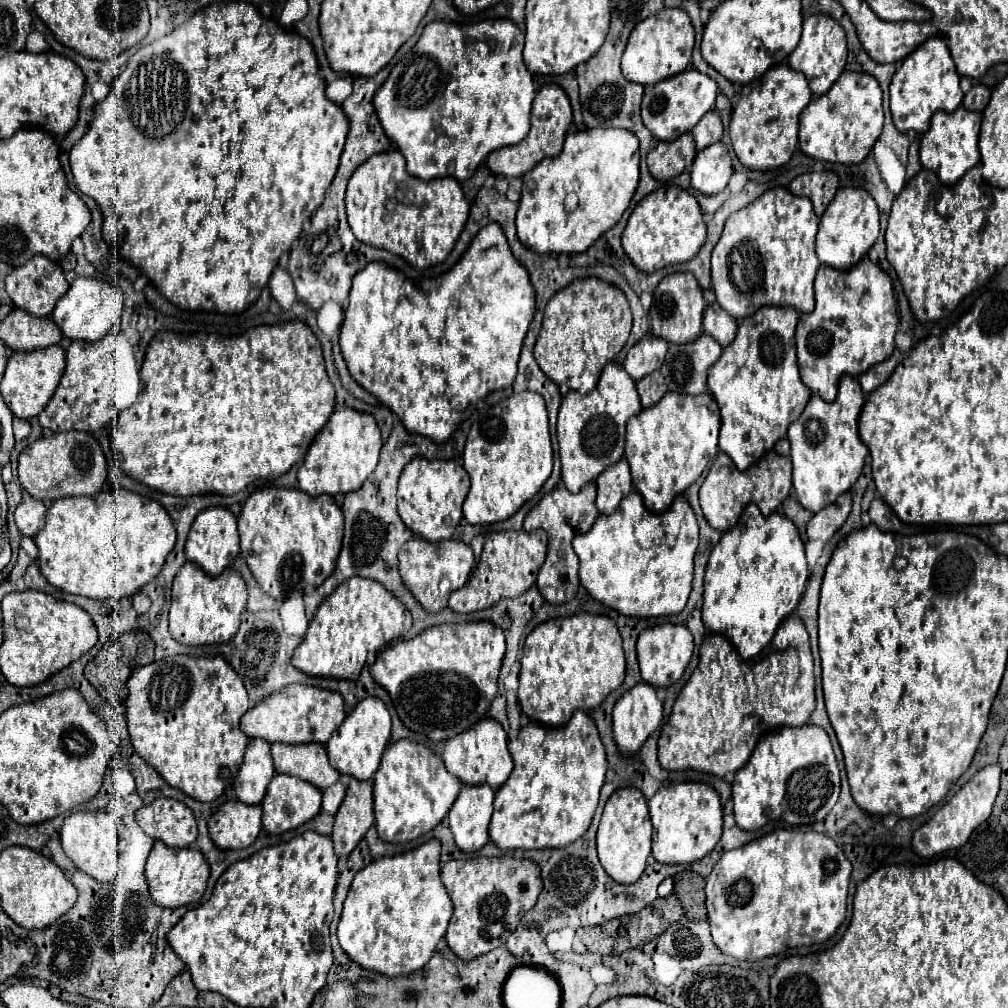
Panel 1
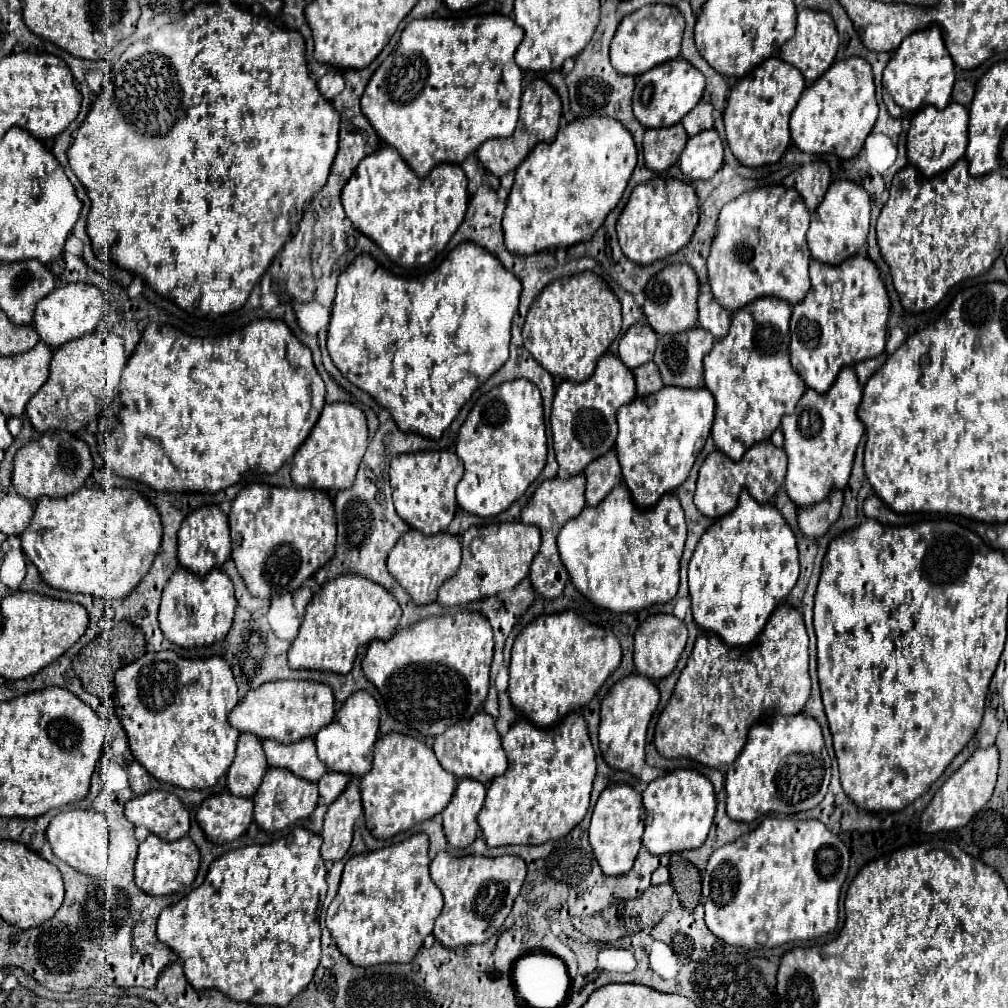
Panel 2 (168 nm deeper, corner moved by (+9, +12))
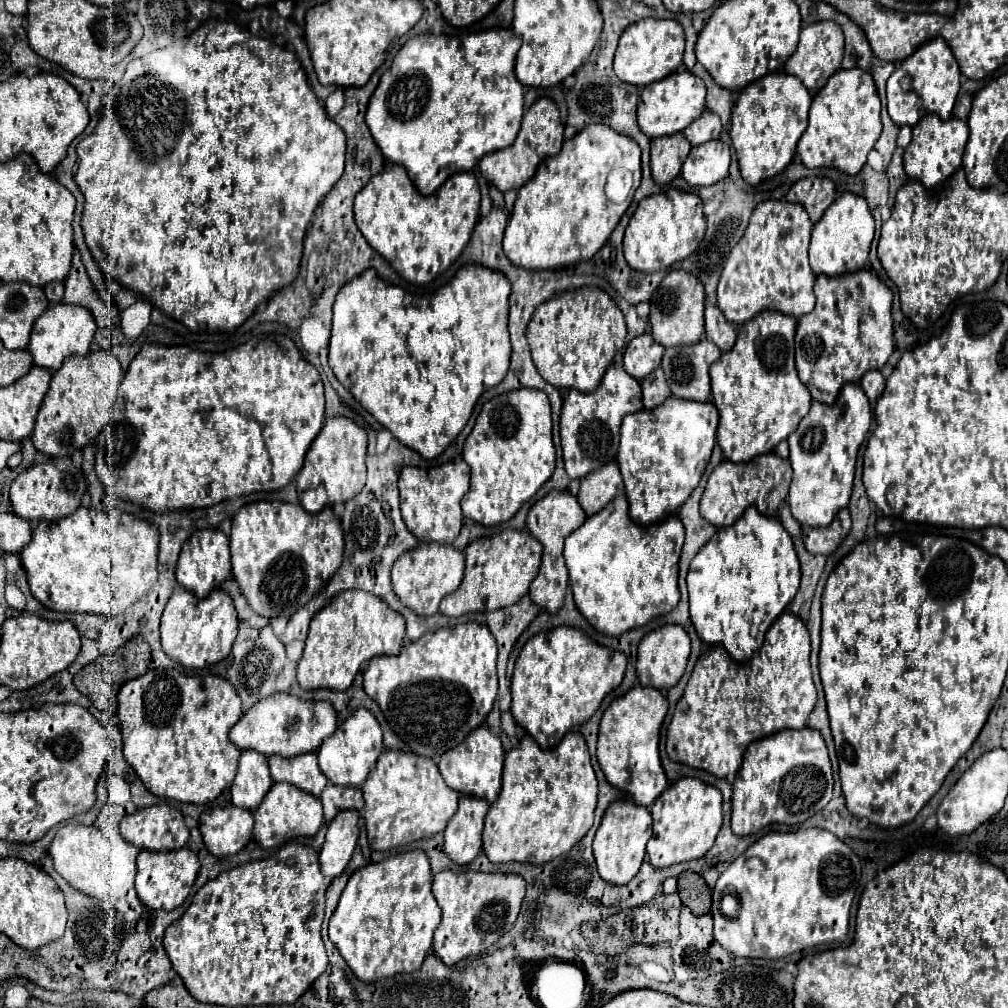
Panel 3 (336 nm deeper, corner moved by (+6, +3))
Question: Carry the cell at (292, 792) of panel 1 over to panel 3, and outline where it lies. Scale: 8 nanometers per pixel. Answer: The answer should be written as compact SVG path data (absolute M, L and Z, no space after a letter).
M279 782L273 784L259 808L253 812L255 826L253 826L253 838L263 846L263 848L277 848L293 838L301 836L315 836L317 830L323 824L323 806L319 804L317 796L311 796L307 792L301 792L293 784Z

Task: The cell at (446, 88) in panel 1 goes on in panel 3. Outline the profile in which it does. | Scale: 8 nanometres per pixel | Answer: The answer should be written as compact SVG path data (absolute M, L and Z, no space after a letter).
M487 30L461 37L421 34L405 42L397 52L389 74L381 76L369 100L365 118L373 140L387 160L407 170L411 182L423 194L433 194L455 172L473 170L489 152L509 148L519 132L524 110L525 87L519 84L513 66L521 38L513 30Z

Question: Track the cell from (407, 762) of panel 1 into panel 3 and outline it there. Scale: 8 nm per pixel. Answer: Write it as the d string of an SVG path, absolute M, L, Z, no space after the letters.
M383 750L375 762L375 768L371 770L371 776L367 776L361 790L365 798L363 818L365 818L365 828L367 828L367 840L373 850L397 848L397 846L411 844L421 838L431 838L443 832L447 822L457 812L457 800L459 800L459 794L445 784L433 760L415 756L413 752L401 752L401 750Z

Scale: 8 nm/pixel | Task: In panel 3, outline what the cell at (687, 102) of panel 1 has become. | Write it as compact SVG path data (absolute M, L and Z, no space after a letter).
M677 70L677 72L669 74L667 78L645 86L645 90L639 96L637 122L639 122L639 128L649 138L659 138L659 136L683 132L691 122L695 122L703 114L703 110L705 110L703 80L699 80L699 76L695 76L687 70Z

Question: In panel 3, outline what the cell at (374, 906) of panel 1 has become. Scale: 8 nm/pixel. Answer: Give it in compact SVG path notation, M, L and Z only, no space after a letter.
M421 850L367 864L349 878L329 920L329 938L359 980L371 982L421 968L431 948L433 930L441 922L431 882L429 858Z

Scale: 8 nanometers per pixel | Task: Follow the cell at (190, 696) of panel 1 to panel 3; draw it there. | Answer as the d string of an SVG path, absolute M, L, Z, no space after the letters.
M151 668L143 676L123 684L119 692L117 716L123 734L123 756L151 794L189 804L213 802L231 786L237 772L241 750L229 742L227 734L241 714L241 700L225 678L187 676L171 668Z

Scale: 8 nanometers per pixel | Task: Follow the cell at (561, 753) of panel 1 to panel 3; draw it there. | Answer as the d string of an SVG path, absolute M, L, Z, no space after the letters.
M569 732L559 748L541 750L531 736L525 736L521 744L507 752L503 770L503 788L499 798L491 804L485 830L483 830L483 850L493 864L505 862L531 862L545 864L565 852L569 852L593 826L593 812L597 804L597 778L591 766L587 744L579 732Z

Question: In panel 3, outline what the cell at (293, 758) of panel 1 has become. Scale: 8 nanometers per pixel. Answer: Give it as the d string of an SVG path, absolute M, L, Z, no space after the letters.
M307 752L307 754L295 756L295 758L271 756L269 768L271 768L273 782L289 782L313 796L319 796L323 792L323 788L327 786L327 778L323 776L323 772L317 766L315 752Z

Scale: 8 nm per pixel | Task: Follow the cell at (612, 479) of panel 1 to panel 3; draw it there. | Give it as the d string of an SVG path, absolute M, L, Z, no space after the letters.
M605 464L581 480L577 500L587 516L603 510L615 496L623 494L623 478L617 464Z

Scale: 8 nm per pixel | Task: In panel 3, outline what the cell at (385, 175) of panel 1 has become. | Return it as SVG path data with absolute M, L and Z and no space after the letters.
M387 164L355 198L355 222L367 242L411 284L429 284L463 252L479 220L479 186L473 172L451 176L435 194L423 196L397 164Z

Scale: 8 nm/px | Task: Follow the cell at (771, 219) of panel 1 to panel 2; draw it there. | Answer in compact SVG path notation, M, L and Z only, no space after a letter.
M784 185L758 187L726 203L718 215L718 227L708 255L708 279L714 299L730 313L766 295L784 299L790 305L800 303L810 291L810 277L808 277L810 249L806 245L808 223L810 223L810 211L806 209L804 199L800 199L798 191L792 191Z

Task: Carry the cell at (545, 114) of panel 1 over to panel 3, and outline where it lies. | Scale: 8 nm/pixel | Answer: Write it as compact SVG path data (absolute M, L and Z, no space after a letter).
M541 98L525 112L519 136L515 138L513 146L509 146L507 150L497 150L493 154L483 156L483 160L479 162L479 172L487 182L491 182L501 192L517 190L527 180L531 180L531 176L535 174L539 162L545 160L547 156L559 154L561 146L563 146L563 126L561 126L559 110L557 110L553 100Z

